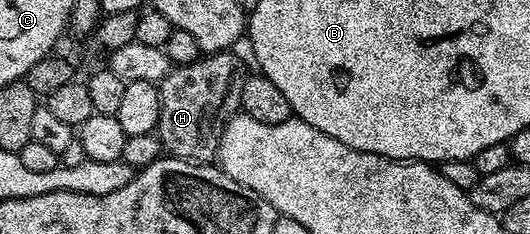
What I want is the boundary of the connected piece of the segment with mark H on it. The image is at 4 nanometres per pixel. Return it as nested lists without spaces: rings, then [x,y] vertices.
[[[233,50],[211,52],[190,64],[179,64],[163,80],[159,80],[160,118],[156,129],[163,149],[178,160],[190,160],[194,164],[208,164],[217,157],[218,143],[226,123],[239,115],[242,107],[242,91],[248,75],[248,69],[236,58]]]

